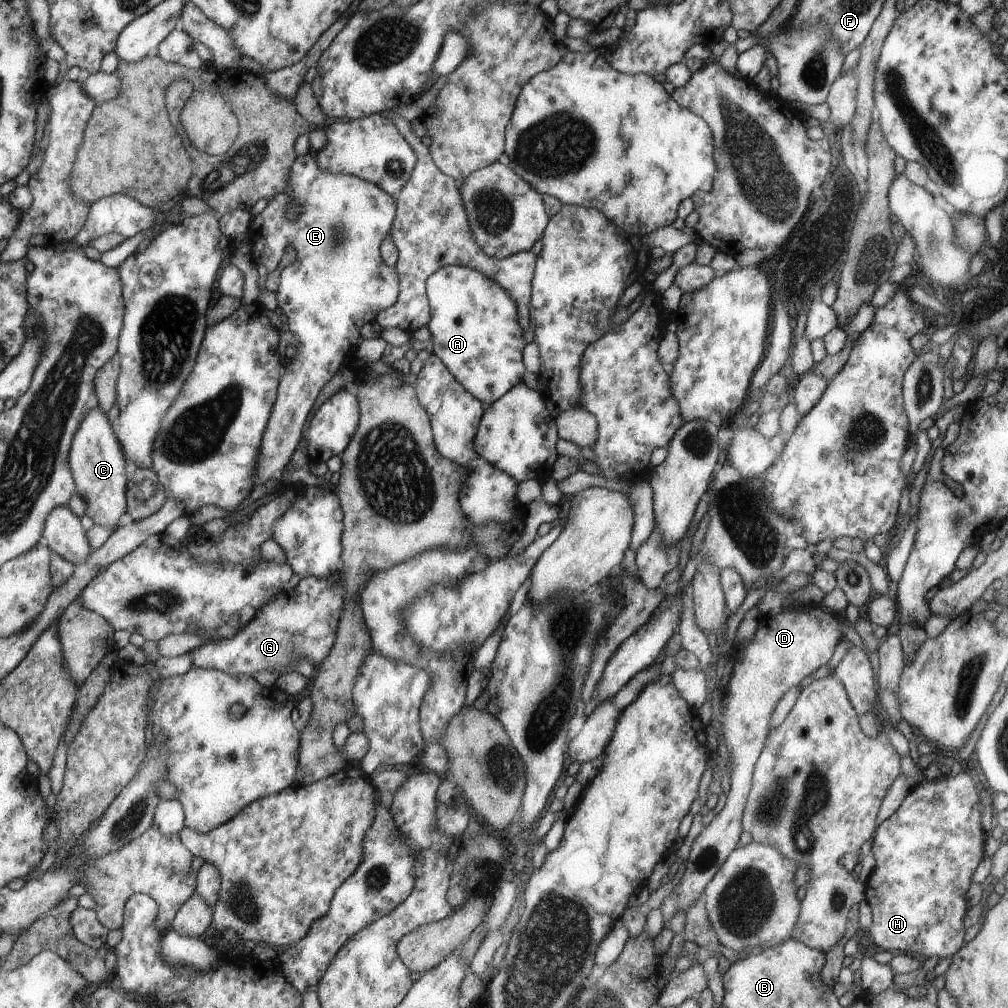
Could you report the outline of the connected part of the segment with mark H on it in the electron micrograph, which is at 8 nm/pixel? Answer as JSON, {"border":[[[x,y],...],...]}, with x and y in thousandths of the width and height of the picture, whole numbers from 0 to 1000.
{"border":[[[958,763],[947,772],[935,770],[912,776],[905,780],[893,802],[870,819],[864,835],[869,858],[857,875],[857,887],[866,907],[862,926],[867,937],[876,942],[909,944],[917,950],[930,947],[934,951],[945,948],[957,936],[955,911],[962,899],[956,891],[964,868],[977,849],[976,822],[972,818],[974,800],[965,772]]]}

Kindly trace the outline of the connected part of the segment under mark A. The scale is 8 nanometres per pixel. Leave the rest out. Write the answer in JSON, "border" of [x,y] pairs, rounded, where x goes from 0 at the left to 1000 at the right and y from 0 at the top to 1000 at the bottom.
{"border":[[[442,263],[433,270],[425,278],[424,290],[429,306],[429,315],[424,321],[428,331],[427,347],[441,360],[442,365],[470,394],[487,402],[507,385],[519,379],[519,371],[523,367],[518,361],[518,346],[523,340],[516,329],[513,301],[505,290],[473,267],[454,263]]]}

